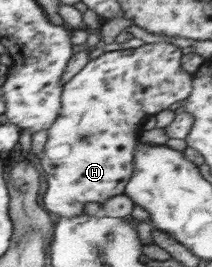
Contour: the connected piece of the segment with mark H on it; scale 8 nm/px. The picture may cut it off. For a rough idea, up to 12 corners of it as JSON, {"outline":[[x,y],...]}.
{"outline":[[168,42],[105,52],[63,84],[44,208],[124,192],[148,115],[188,99]]}

